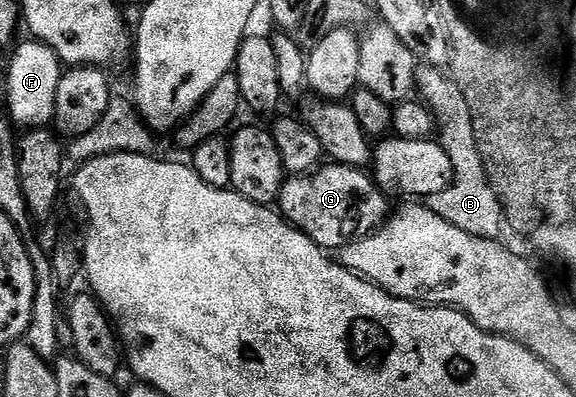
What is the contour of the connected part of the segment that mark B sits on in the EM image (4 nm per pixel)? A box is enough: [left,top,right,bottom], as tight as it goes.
[415,64,504,239]

